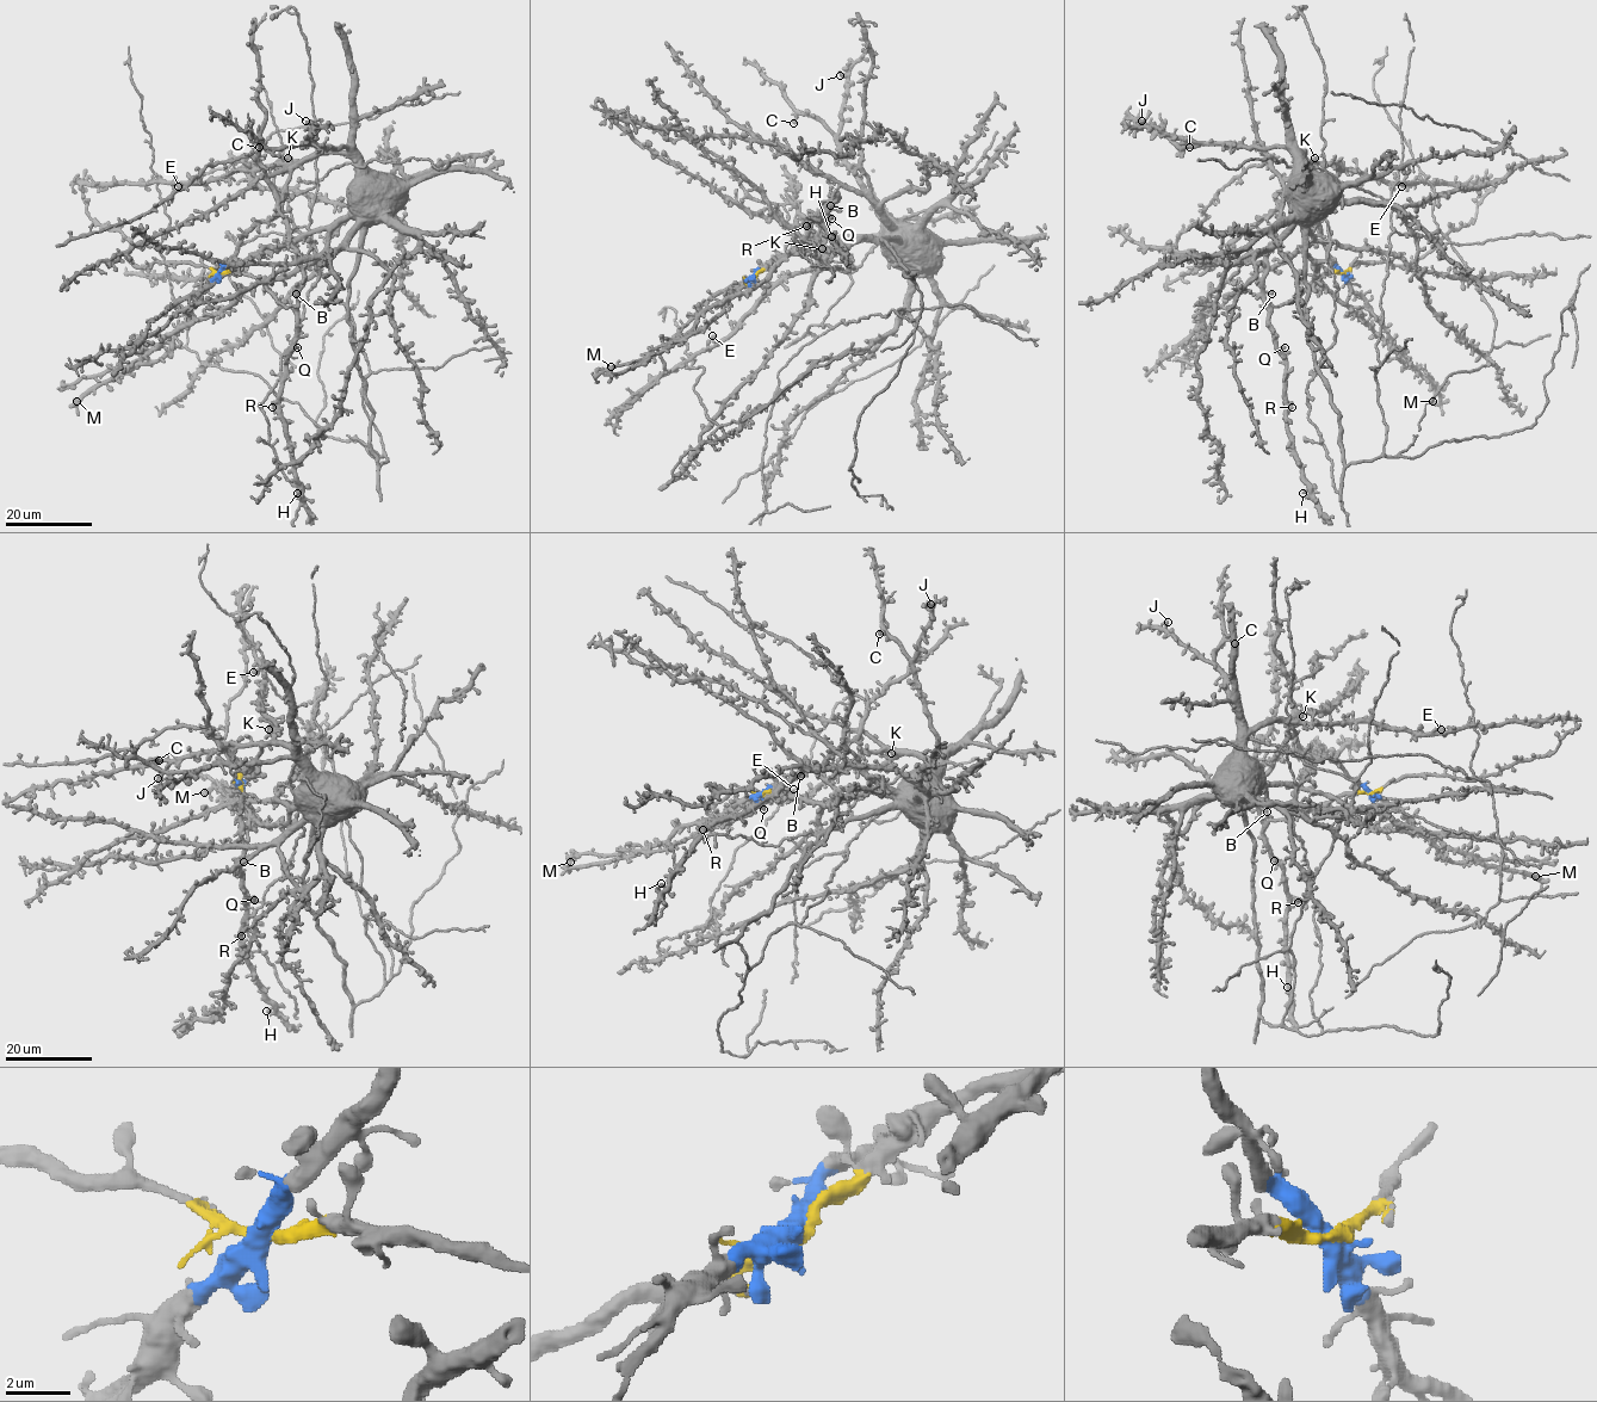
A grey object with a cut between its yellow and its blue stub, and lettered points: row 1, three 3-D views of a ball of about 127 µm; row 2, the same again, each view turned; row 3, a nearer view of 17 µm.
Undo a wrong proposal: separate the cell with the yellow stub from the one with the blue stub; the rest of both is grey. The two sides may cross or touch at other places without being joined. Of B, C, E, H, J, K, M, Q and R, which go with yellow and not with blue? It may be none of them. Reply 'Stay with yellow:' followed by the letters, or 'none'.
Stay with yellow: B, H, Q, R

